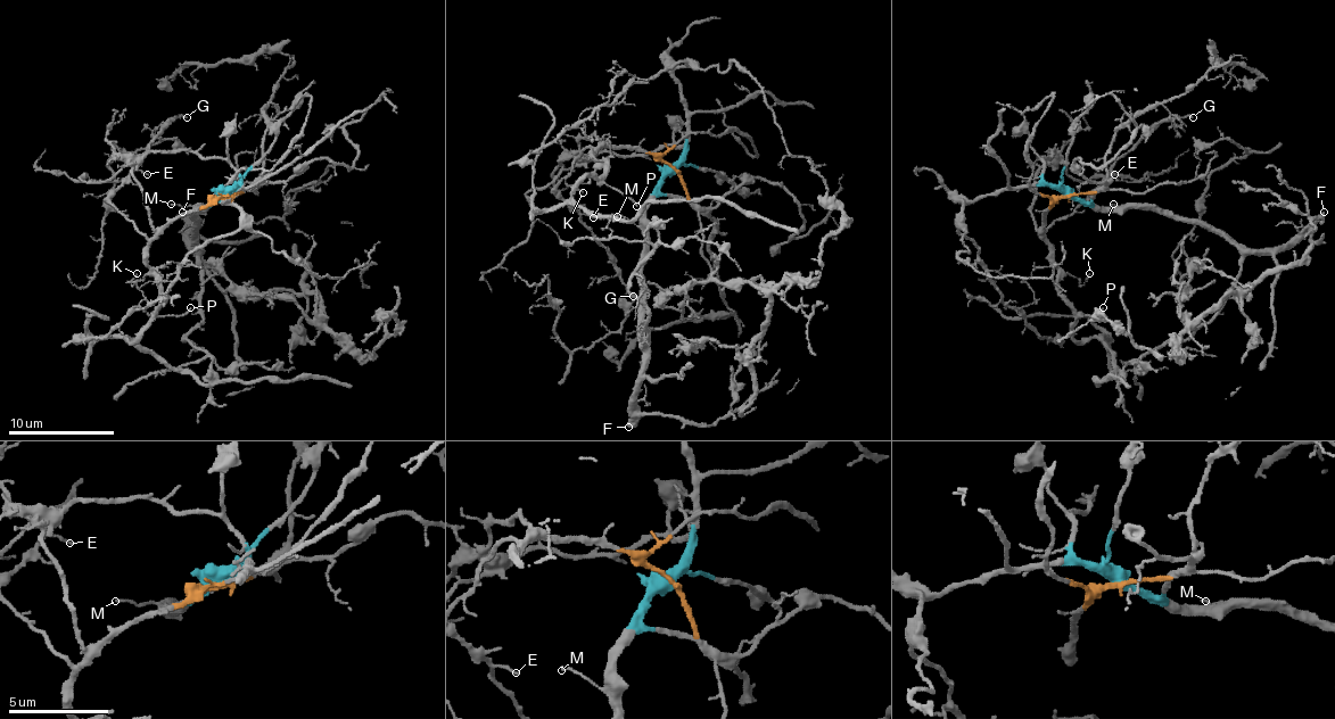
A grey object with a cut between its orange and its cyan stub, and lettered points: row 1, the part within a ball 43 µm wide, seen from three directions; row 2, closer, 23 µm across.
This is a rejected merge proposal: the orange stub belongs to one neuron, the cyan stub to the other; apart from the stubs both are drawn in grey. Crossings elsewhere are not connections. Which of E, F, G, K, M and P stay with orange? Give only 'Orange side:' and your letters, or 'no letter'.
Orange side: E, G, K, P

